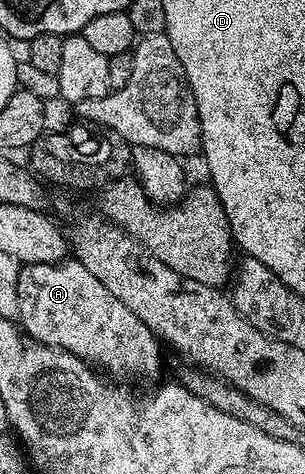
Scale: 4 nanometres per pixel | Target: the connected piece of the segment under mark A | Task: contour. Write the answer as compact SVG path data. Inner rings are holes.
M79 261L23 264L18 273L18 309L16 310L16 315L18 316L19 326L22 328L24 334L29 335L31 339L36 339L40 343L45 343L51 347L61 347L63 351L74 353L77 357L84 359L90 365L95 365L101 372L107 373L109 376L117 375L117 377L112 376L117 380L152 379L160 371L161 340L153 335L152 330L150 330L145 323L138 321L138 317L134 317L134 313L130 313L130 309L126 309L126 305L122 305L122 301L118 301L118 297L114 297L114 293L110 293L110 289L106 289L106 285L102 285L102 281L98 281L98 277L94 277L94 273L90 273L90 269L86 269L86 265L82 265Z

